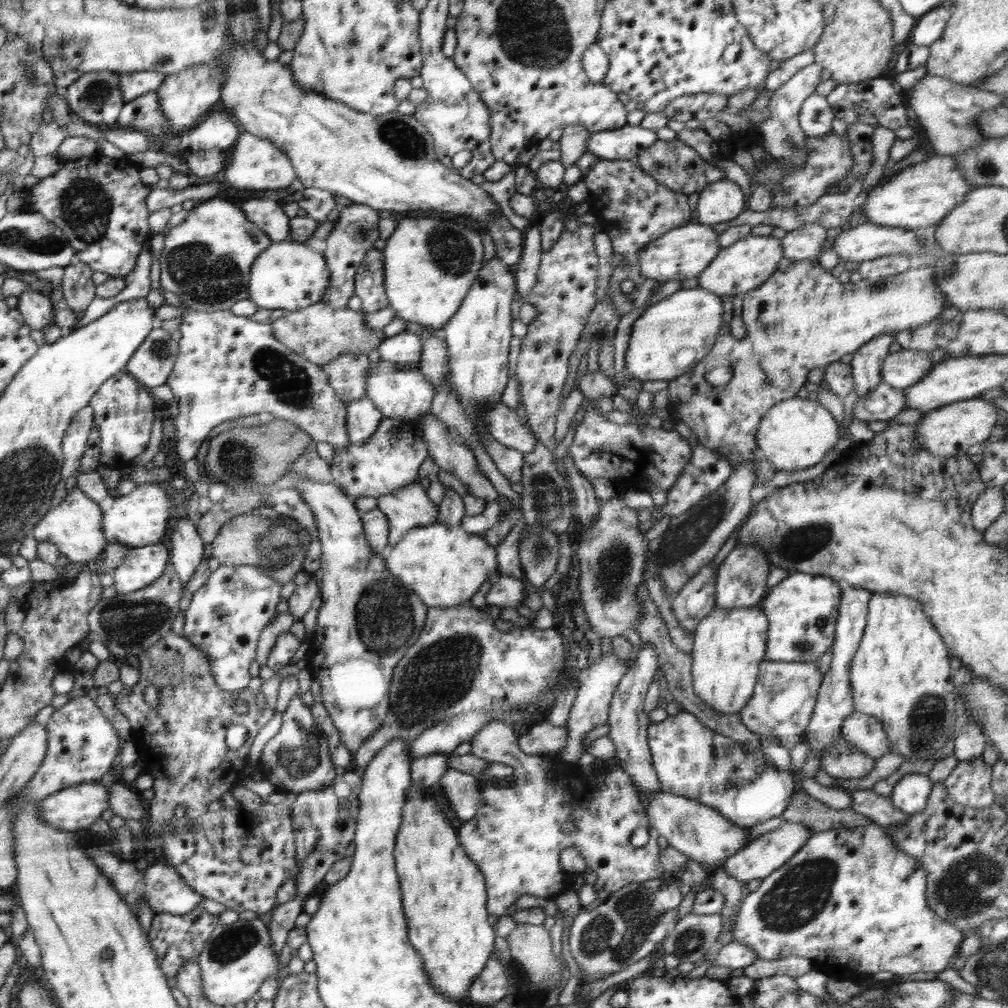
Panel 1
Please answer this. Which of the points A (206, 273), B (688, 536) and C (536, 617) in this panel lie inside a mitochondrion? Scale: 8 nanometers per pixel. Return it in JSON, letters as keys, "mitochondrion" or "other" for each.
{"A":"mitochondrion","B":"mitochondrion","C":"other"}

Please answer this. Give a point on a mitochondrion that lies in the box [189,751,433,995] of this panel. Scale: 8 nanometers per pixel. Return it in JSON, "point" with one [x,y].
{"point":[232,945]}

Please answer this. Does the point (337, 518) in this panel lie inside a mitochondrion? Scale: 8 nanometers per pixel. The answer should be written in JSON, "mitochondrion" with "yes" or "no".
{"mitochondrion":"no"}

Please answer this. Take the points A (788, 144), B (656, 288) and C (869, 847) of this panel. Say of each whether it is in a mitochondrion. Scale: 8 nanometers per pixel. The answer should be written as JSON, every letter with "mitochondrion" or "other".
{"A":"mitochondrion","B":"other","C":"other"}

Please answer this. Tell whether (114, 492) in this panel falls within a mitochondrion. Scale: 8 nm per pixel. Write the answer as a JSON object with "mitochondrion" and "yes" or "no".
{"mitochondrion":"no"}

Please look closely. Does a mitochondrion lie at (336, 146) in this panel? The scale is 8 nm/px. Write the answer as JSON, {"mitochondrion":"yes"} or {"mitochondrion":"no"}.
{"mitochondrion":"no"}

